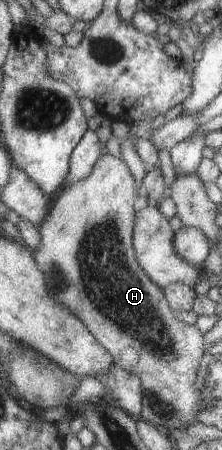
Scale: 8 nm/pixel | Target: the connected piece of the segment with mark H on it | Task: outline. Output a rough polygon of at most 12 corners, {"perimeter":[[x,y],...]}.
{"perimeter":[[101,155],[51,202],[51,296],[140,380],[166,433],[202,409],[203,332],[135,258],[135,182]]}

